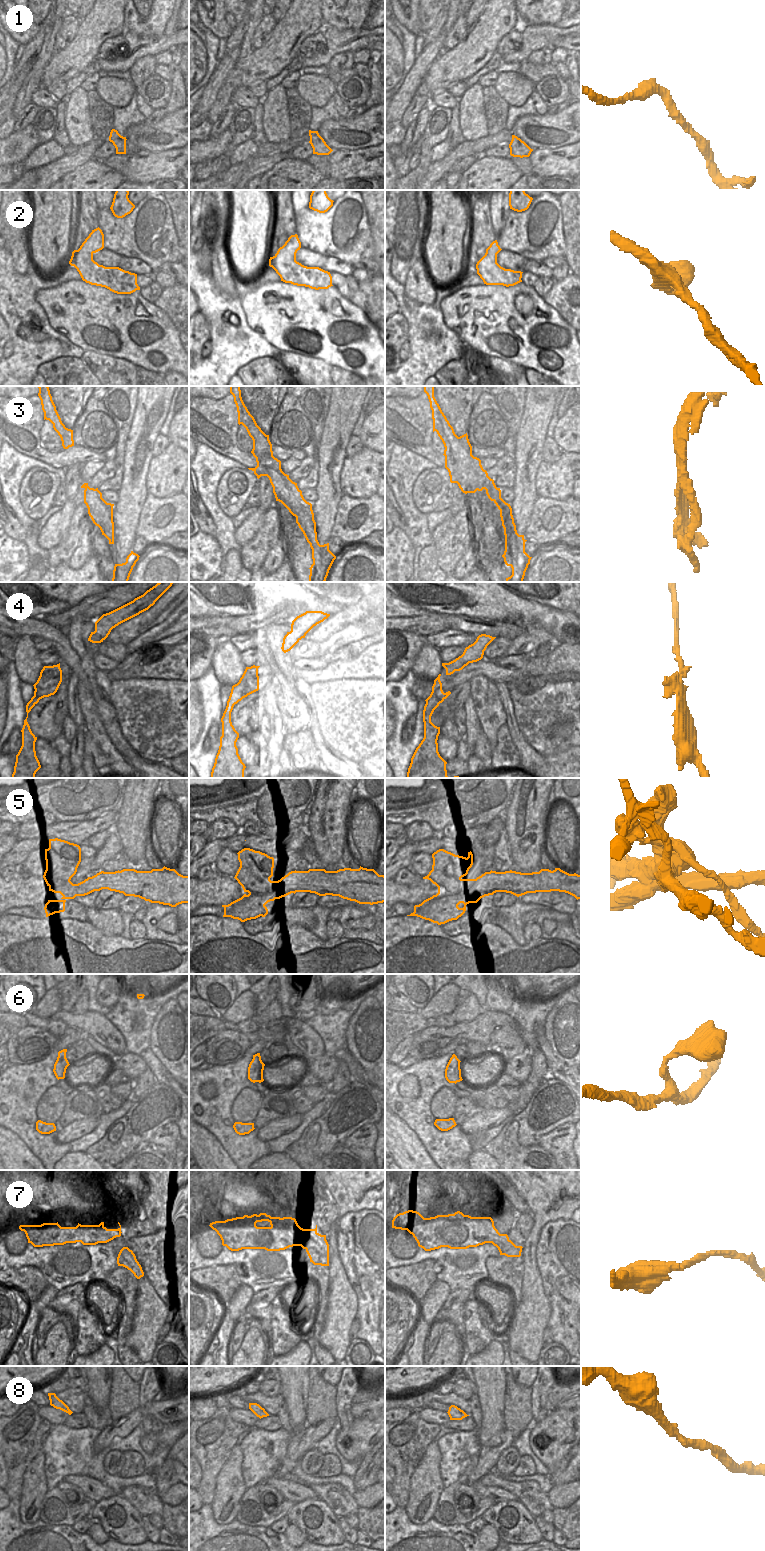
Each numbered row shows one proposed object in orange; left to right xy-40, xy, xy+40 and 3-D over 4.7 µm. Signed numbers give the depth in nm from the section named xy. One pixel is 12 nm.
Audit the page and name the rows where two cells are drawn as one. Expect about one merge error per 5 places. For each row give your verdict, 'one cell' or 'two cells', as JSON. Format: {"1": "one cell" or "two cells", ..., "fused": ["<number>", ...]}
{"1": "one cell", "2": "one cell", "3": "one cell", "4": "two cells", "5": "two cells", "6": "one cell", "7": "two cells", "8": "one cell", "fused": ["4", "5", "7"]}

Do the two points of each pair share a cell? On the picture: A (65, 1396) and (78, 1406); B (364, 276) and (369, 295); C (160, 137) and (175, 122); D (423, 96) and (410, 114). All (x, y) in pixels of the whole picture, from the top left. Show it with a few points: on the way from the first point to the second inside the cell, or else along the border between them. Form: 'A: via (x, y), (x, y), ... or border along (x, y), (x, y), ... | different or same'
A: via (68, 1397), (75, 1403) | same
B: border along (373, 275), (366, 281), (359, 283) | different
C: via (164, 133), (171, 126) | same
D: via (419, 100), (412, 110) | same

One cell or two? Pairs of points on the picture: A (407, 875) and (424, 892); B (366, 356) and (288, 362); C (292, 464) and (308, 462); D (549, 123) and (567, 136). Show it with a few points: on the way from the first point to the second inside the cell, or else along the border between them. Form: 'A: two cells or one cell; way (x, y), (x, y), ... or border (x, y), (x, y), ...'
A: two cells; border (422, 878), (410, 884), (395, 882)
B: two cells; border (297, 353), (312, 358), (320, 358), (331, 366)
C: two cells; border (301, 461), (288, 474)
D: one cell; way (553, 127), (563, 132)

